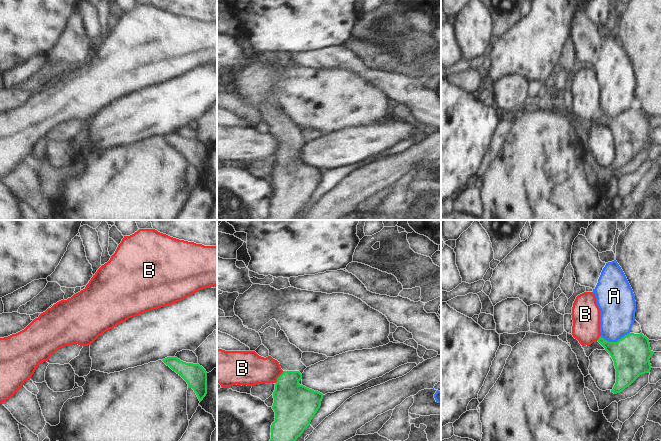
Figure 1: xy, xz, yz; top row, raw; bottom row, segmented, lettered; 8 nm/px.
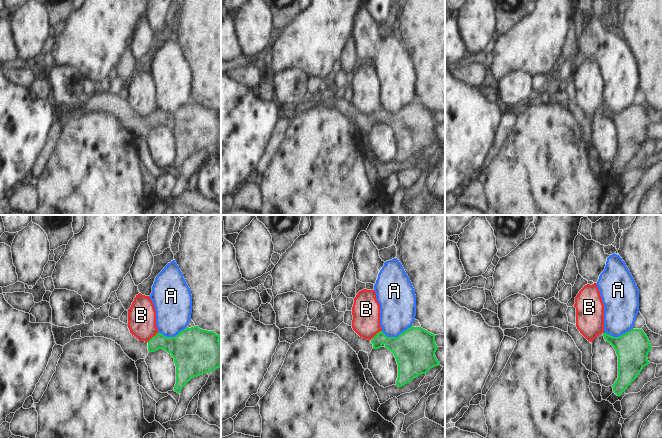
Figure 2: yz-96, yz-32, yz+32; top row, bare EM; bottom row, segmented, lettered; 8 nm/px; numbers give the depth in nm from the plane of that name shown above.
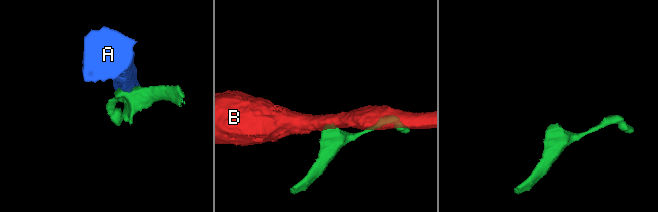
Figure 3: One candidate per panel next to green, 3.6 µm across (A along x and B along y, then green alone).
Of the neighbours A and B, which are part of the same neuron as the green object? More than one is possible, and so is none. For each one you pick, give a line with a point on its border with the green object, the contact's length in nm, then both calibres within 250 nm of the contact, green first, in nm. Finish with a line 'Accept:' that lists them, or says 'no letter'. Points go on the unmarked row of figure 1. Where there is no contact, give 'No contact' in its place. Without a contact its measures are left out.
Accept: no letter

